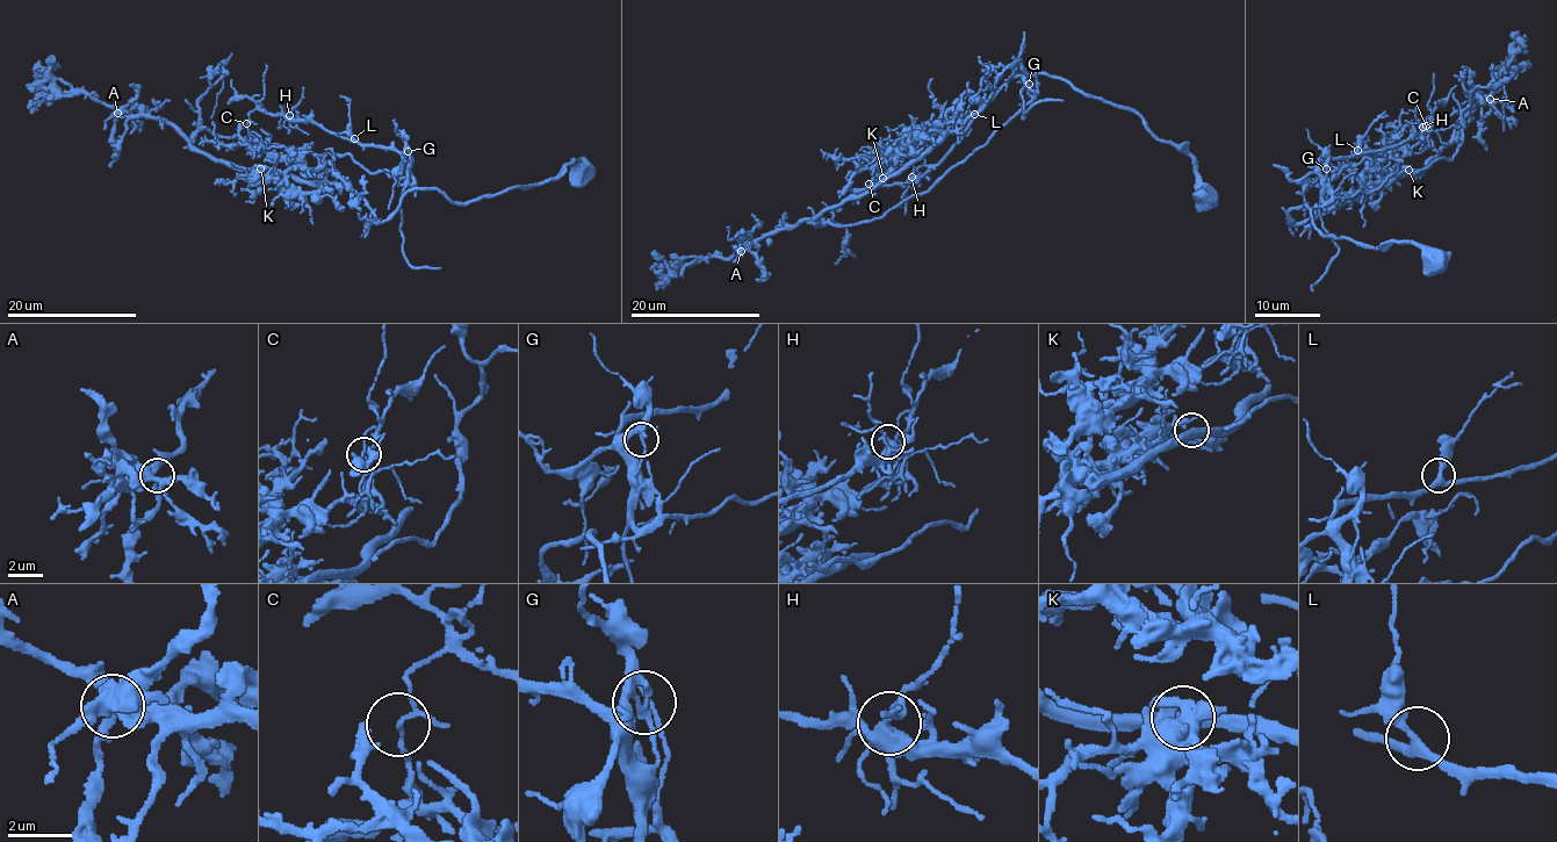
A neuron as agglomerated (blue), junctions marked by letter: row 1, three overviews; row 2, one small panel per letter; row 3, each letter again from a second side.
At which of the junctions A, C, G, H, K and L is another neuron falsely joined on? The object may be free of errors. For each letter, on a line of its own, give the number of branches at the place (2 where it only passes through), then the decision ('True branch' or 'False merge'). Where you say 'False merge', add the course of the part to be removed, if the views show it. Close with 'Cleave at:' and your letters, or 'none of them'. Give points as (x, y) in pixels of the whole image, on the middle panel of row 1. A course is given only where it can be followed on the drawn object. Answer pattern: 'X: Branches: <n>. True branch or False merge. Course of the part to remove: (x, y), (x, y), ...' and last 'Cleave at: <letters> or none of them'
A: Branches: 3. True branch
C: Branches: 3. False merge. Course of the part to remove: (869, 185), (924, 177), (1021, 76), (1032, 99), (927, 192), (858, 223), (823, 218), (845, 229), (835, 264)
G: Branches: 3. True branch
H: Branches: 3. True branch
K: Branches: 3. True branch
L: Branches: 3. True branch
Cleave at: C

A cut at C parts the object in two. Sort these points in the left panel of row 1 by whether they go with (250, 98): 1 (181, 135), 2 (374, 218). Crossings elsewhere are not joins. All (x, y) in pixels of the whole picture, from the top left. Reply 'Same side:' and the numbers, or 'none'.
Same side: none

